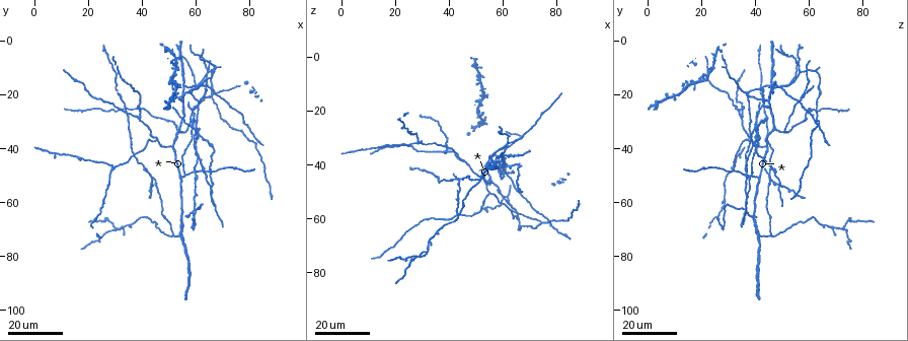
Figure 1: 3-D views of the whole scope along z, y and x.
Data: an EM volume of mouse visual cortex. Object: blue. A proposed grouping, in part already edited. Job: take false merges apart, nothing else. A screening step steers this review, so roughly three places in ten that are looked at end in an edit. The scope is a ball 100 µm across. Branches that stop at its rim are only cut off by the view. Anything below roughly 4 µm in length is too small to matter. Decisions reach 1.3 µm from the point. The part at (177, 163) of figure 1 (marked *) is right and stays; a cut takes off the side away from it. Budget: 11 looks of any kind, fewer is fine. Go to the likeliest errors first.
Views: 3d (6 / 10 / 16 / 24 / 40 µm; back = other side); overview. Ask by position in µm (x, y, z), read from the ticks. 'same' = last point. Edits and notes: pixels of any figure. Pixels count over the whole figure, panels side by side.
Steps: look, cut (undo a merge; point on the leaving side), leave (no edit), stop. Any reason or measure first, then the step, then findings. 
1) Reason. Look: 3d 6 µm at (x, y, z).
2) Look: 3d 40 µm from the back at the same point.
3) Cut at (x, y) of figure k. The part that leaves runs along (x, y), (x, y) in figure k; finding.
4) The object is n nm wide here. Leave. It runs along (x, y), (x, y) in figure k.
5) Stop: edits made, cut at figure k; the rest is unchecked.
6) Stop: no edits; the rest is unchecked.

Side arm on a straight run. Look: 3d 24 µm at (45, 37, 39).

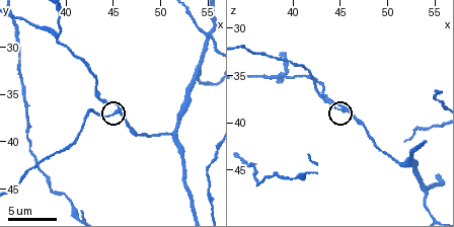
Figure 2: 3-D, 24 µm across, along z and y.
Look: 3d 6 µm at (45.4, 37.0, 38.6).

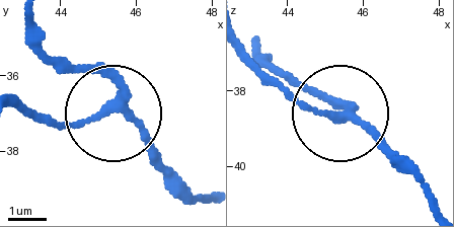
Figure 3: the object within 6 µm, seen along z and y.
The side arm is 51 µm long. Leave. It runs along (208, 200), (118, 112), (104, 77), (66, 71), (41, 48) in figure 3; one neuron here.

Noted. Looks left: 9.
Three arms meet. Look: 3d 16 µm at (65, 11, 57).

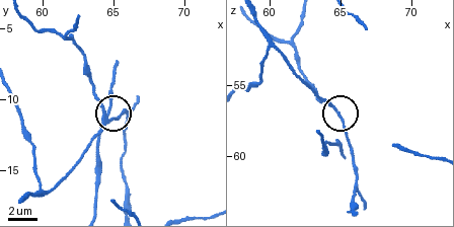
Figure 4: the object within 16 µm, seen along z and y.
Look: 3d 6 µm at (64.6, 11.4, 56.8).

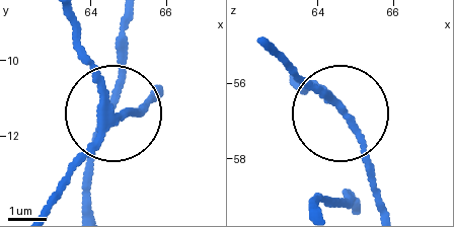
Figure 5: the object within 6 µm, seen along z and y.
Look: 3d 6 µm from the back at (64.75, 11.50, 56.80).

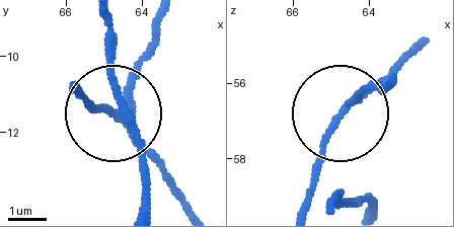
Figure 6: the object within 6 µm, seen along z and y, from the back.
3 arms meet here. Leave. One neuron here.

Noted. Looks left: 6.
A fork. Look: 3d 16 µm at (60, 16, 52).

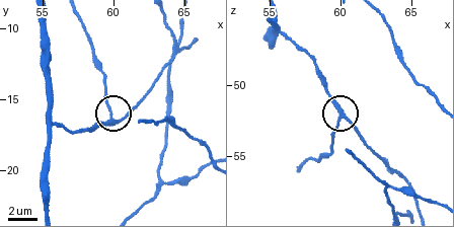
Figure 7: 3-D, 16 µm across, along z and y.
Look: 3d 10 µm at the same point.

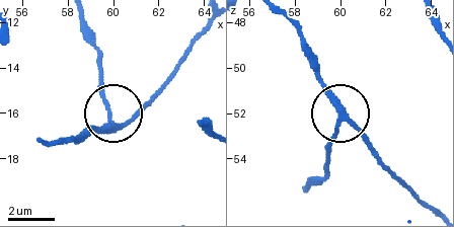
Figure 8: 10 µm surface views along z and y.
The side arm is 20 µm long; 3 arms meet here. Leave. All the same neuron.

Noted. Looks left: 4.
Two arms in line, one across. Look: 3d 24 µm at (57, 19, 36).

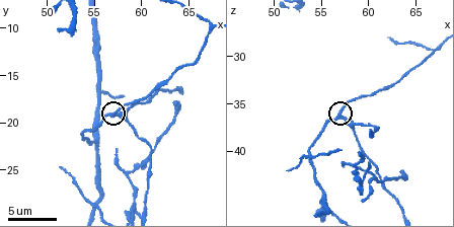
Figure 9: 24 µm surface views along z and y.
Closer look. Look: 3d 6 µm at (56.8, 19.0, 36.0).

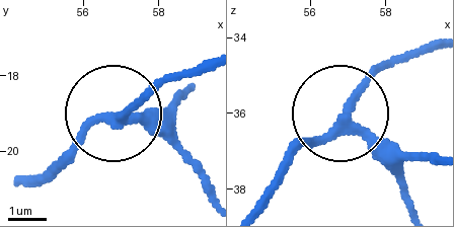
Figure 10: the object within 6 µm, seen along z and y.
Leave. It runs along (22, 183), (109, 116), (183, 154) in figure 10; all the same neuron.

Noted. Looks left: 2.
Small branch off a trunk. Look: 3d 10 µm at (51.2, 39.0, 44.2).

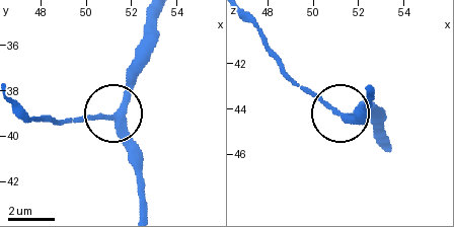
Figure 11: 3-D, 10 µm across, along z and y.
3 arms meet here. Leave. It runs along (145, 207), (130, 143), (116, 120), (92, 114), (54, 120) in figure 11; continuous, no second neuron.

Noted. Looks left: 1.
Stop: no edits; the rest is unchecked.

